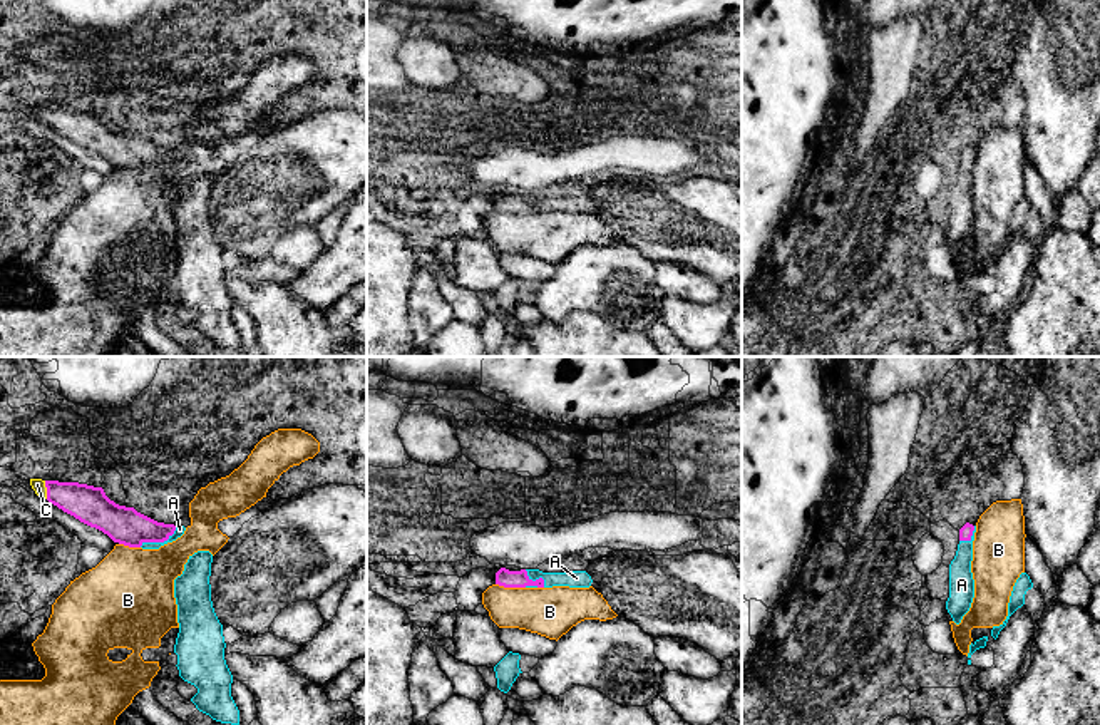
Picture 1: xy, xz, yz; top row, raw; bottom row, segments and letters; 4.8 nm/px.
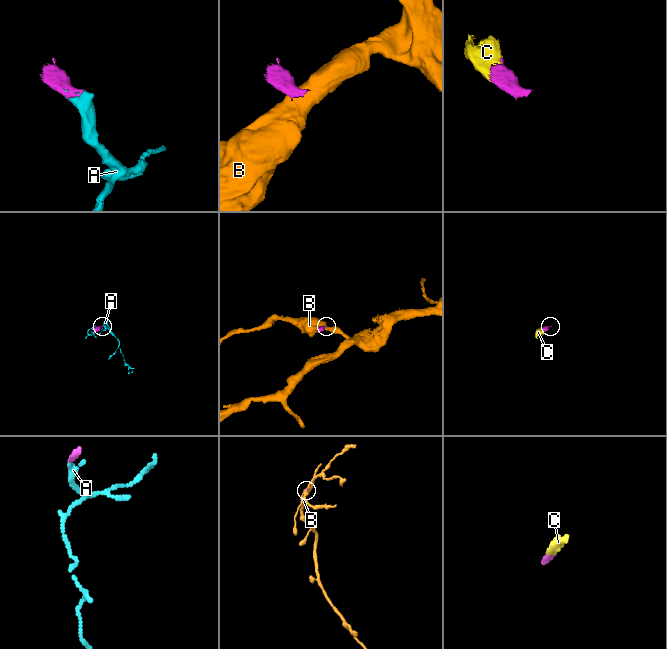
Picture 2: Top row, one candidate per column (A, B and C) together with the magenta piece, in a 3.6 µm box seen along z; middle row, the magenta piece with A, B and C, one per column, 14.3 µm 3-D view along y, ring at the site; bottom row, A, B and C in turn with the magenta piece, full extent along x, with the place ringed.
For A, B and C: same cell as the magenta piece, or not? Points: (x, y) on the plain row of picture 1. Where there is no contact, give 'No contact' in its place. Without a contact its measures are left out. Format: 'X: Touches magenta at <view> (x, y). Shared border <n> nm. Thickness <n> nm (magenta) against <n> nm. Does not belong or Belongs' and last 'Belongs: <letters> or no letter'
A: Touches magenta at xy (159, 166). Shared border 200 nm. Thickness 180 nm (magenta) against 50 nm. Belongs
B: Touches magenta at xz (511, 211). Shared border 150 nm. Thickness 90 nm (magenta) against 240 nm. Does not belong
C: Touches magenta at xy (47, 114). Shared border 90 nm. Thickness 180 nm (magenta) against 60 nm. Belongs
Belongs: A, C

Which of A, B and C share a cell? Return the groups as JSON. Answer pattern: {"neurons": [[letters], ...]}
{"neurons": [["A", "C"], ["B"]]}

